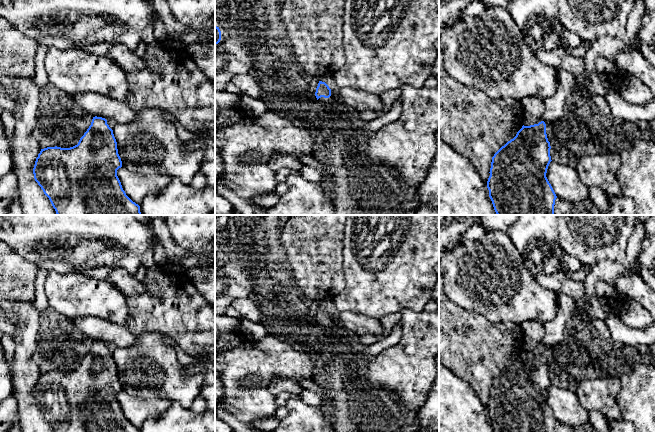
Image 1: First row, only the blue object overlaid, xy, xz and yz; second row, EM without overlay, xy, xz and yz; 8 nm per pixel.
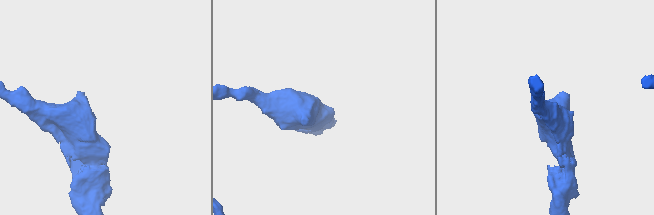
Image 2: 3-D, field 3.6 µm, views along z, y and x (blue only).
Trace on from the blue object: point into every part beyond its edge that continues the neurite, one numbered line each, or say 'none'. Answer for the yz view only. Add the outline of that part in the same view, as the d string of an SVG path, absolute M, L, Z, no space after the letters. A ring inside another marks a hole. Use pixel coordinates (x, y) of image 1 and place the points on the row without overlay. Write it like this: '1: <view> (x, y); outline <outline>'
none

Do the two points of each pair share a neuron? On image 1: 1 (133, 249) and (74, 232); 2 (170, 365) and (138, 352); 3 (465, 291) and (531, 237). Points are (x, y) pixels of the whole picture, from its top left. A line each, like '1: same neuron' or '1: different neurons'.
1: same neuron
2: same neuron
3: different neurons

